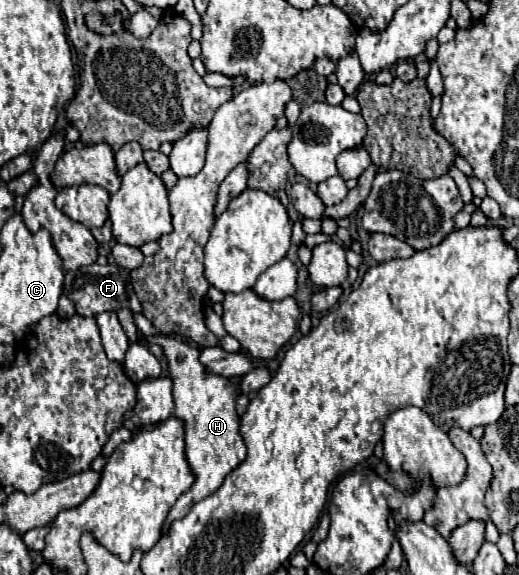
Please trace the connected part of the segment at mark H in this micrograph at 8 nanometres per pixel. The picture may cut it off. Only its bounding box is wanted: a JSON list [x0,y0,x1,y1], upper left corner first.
[137,336,247,532]

